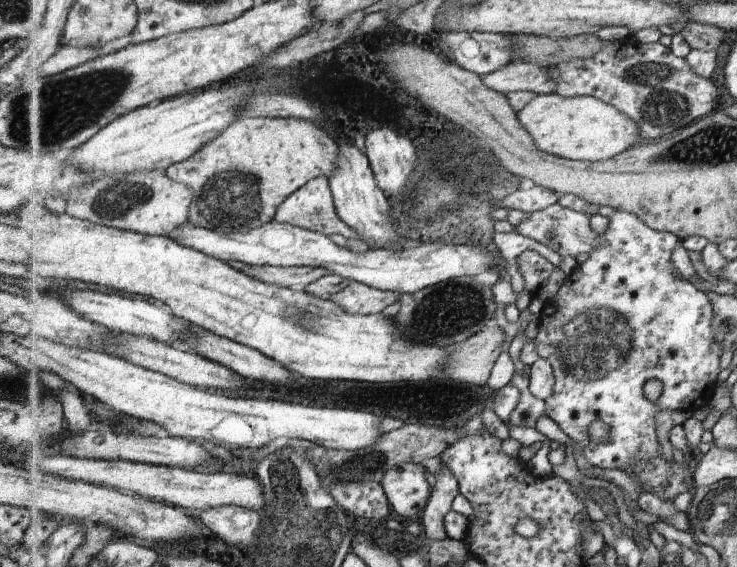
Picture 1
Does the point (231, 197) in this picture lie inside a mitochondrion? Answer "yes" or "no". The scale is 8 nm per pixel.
yes

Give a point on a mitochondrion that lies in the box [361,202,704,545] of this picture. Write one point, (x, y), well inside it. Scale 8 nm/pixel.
(589, 342)

